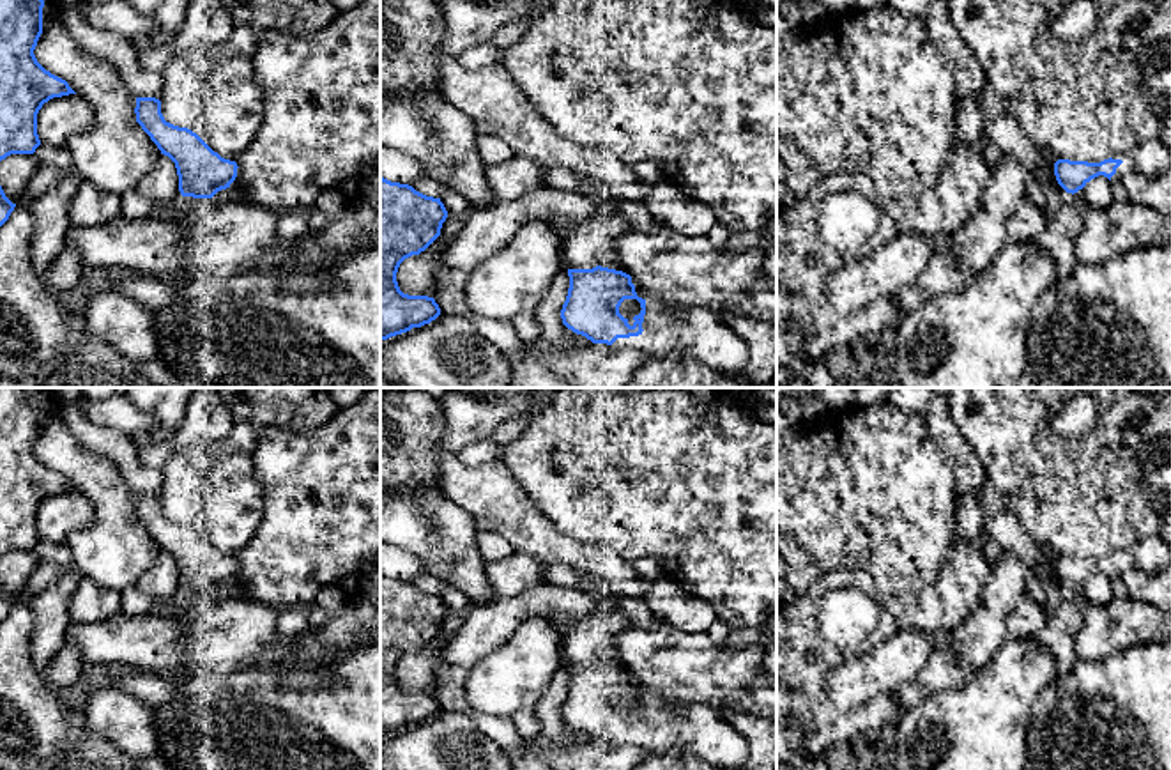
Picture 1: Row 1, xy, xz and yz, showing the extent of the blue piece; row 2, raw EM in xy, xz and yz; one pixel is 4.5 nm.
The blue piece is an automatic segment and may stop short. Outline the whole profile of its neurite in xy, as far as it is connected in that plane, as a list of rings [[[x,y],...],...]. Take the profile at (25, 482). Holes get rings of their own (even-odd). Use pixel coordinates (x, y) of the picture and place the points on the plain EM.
[[[0,388],[0,558],[41,542],[37,510],[53,494],[76,490],[46,467],[34,446],[44,397],[35,388]]]

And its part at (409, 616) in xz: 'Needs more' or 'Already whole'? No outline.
Already whole

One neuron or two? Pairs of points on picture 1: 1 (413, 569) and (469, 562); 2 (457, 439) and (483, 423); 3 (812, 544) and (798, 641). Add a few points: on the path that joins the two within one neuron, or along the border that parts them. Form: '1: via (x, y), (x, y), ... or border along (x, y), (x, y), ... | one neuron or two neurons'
1: border along (398, 547), (411, 553), (428, 572) | two neurons
2: via (464, 432), (476, 423) | one neuron
3: border along (818, 581), (796, 595) | two neurons

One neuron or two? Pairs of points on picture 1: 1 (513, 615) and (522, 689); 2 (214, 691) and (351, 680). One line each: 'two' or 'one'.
1: two
2: one

